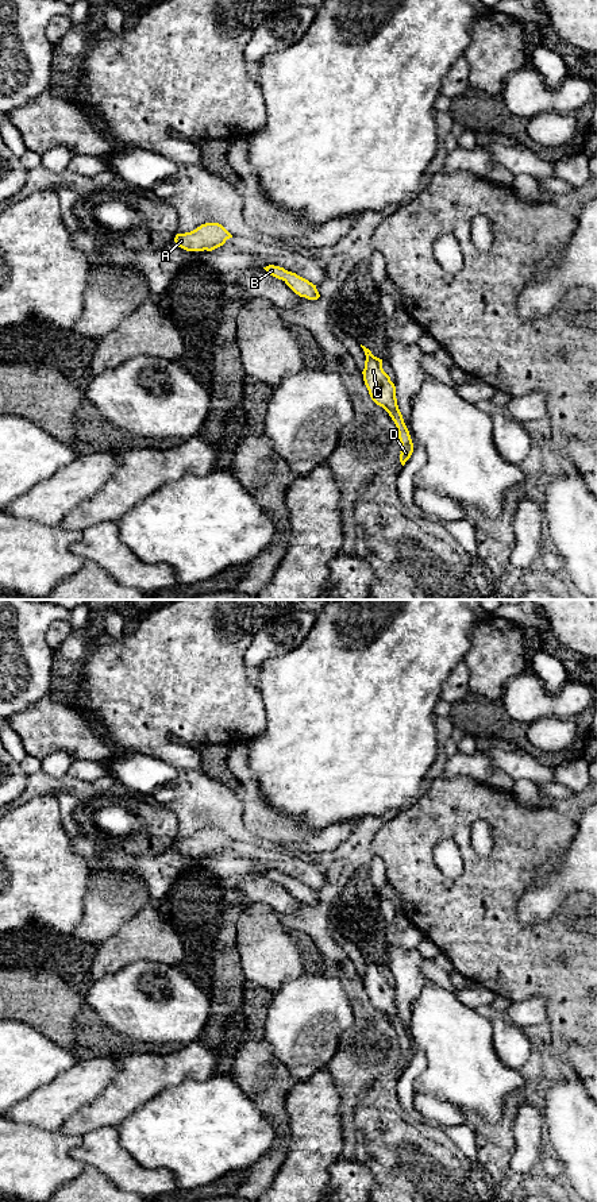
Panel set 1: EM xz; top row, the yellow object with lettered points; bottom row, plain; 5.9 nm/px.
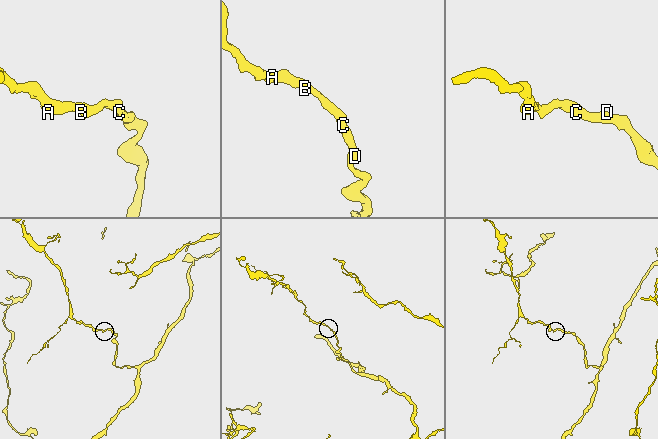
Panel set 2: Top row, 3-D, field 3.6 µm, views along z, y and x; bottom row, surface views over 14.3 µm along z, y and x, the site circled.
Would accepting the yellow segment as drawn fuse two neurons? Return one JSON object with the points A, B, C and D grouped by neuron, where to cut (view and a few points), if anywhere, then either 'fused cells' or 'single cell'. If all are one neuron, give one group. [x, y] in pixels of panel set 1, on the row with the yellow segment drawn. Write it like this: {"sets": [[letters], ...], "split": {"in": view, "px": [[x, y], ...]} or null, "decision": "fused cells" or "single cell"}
{"sets": [["A", "B", "C", "D"]], "split": null, "decision": "single cell"}

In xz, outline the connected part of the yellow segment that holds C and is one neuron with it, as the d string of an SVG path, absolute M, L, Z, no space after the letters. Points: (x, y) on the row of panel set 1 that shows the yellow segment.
M361 344L361 347L366 355L365 369L362 371L365 385L371 400L389 413L397 427L401 443L400 462L404 466L413 452L413 443L397 405L396 386L390 381L390 377L384 371L382 359L374 357L365 346Z

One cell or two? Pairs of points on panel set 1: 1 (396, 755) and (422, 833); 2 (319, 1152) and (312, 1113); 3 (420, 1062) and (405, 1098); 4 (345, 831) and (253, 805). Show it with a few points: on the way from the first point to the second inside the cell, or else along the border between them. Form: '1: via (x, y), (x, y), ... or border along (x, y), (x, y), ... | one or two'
1: border along (422, 793), (400, 812) | two
2: via (316, 1143), (315, 1122) | one
3: via (412, 1071), (405, 1082), (405, 1089) | one
4: via (322, 838), (295, 838), (276, 828) | one

